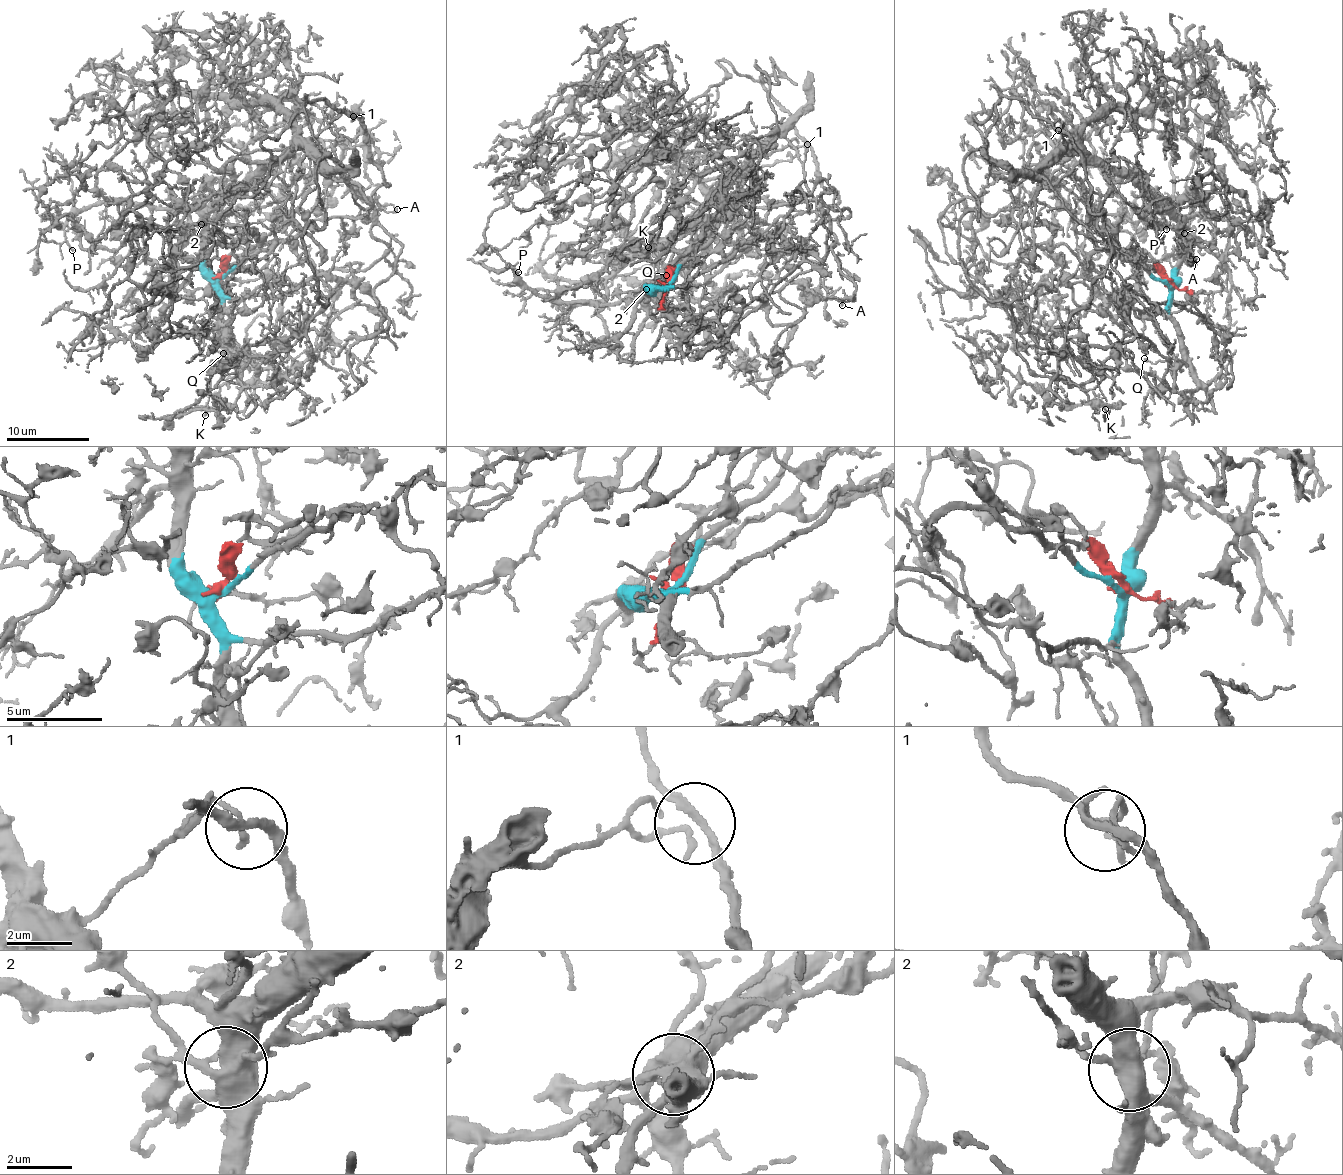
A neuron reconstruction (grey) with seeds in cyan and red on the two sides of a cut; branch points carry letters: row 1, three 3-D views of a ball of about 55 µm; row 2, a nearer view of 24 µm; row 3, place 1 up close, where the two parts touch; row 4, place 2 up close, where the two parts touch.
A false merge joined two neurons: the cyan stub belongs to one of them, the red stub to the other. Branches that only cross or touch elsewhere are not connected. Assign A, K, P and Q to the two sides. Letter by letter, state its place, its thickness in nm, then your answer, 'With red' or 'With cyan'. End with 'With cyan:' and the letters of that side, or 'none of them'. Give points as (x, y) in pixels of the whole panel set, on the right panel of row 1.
A: Place: (1196, 259). Thickness 160 nm. With red
K: Place: (1105, 409). Thickness 130 nm. With red
P: Place: (1166, 229). Thickness 110 nm. With cyan
Q: Place: (1144, 358). Thickness 120 nm. With cyan
With cyan: P, Q

